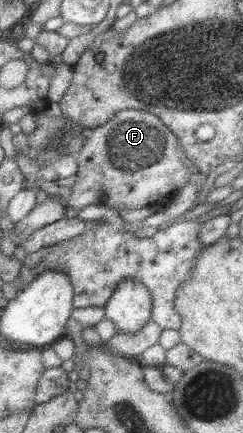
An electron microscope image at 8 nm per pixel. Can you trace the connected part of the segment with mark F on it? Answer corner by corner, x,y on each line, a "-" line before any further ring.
136,109
121,110
105,125
93,129
77,159
78,179
68,199
72,212
88,204
102,204
121,213
160,204
166,197
172,200
189,177
199,173
174,131
168,130
157,114

